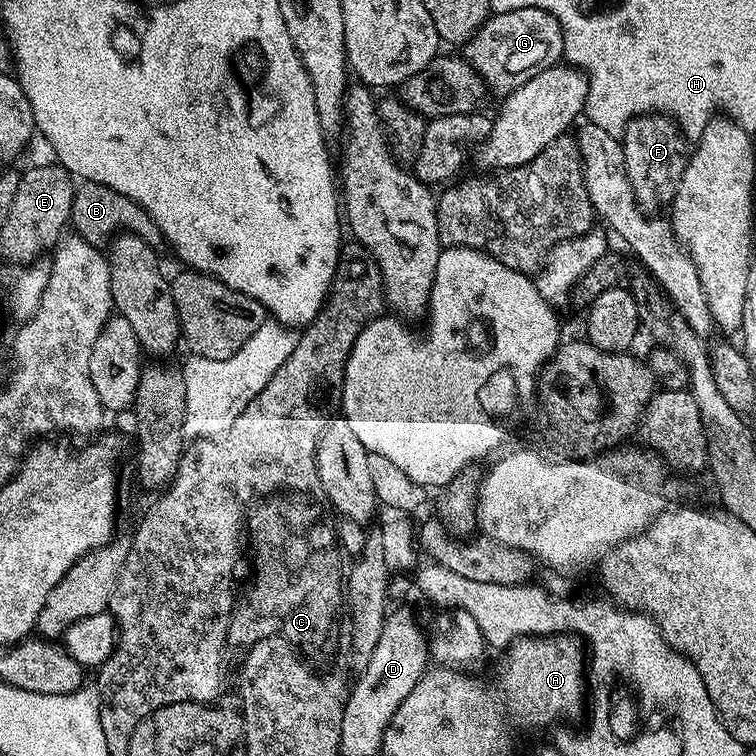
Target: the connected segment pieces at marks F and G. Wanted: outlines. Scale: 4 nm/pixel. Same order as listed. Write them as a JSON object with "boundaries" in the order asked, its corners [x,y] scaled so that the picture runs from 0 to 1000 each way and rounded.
{"boundaries":[[[[853,148],[849,153],[839,153],[827,168],[823,189],[828,230],[839,251],[841,271],[857,283],[882,276],[894,255],[899,229],[907,225],[913,205],[911,187],[905,184],[894,160],[870,148]]],[[[710,11],[647,20],[643,30],[612,60],[611,73],[642,112],[660,124],[679,122],[690,108],[701,108],[706,98],[742,83],[746,71],[743,34],[733,19]]]]}

